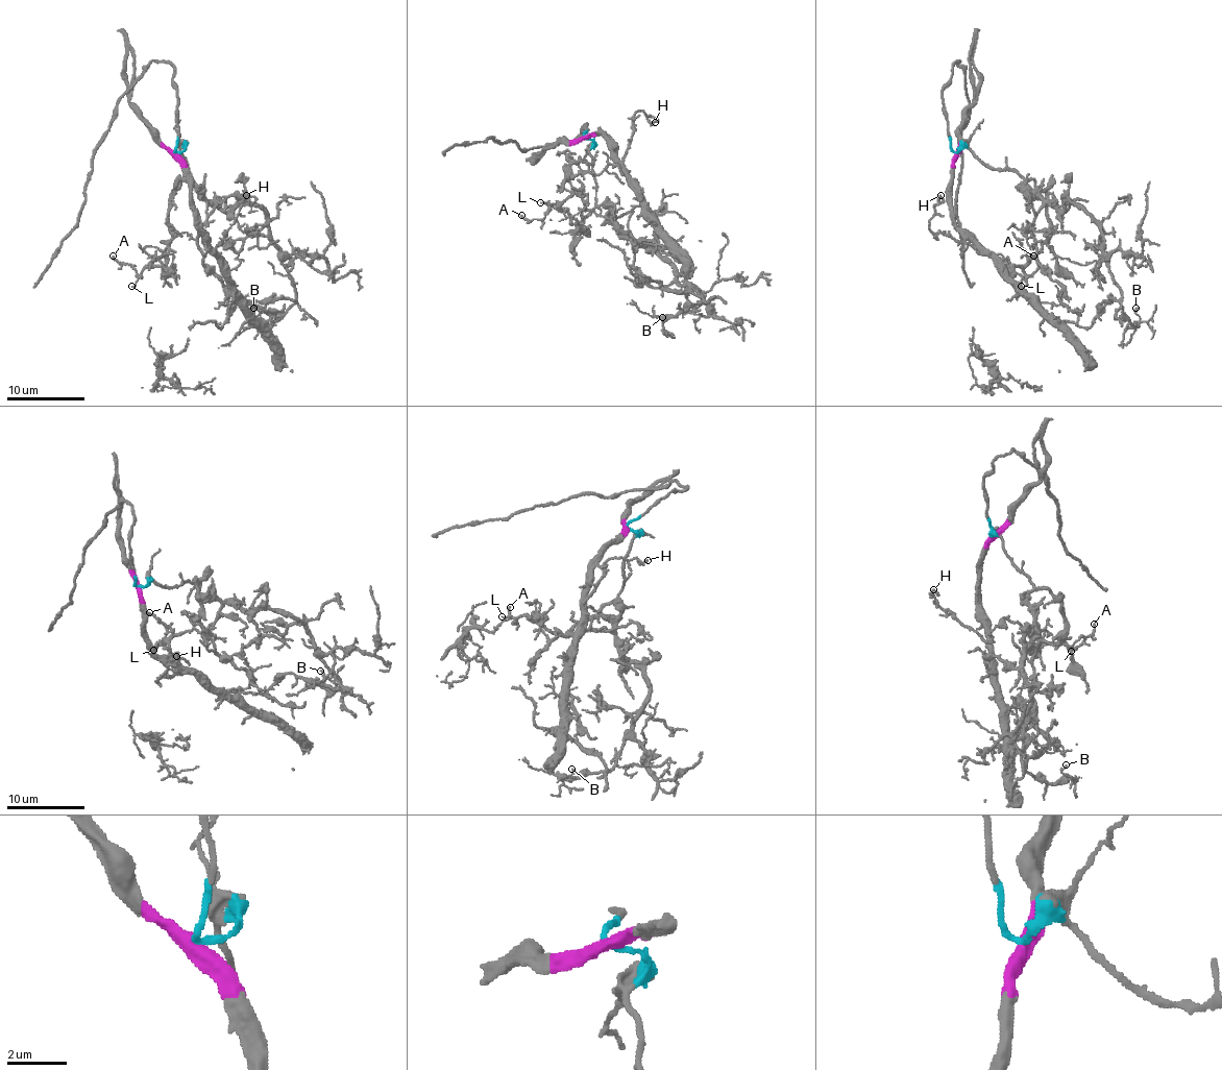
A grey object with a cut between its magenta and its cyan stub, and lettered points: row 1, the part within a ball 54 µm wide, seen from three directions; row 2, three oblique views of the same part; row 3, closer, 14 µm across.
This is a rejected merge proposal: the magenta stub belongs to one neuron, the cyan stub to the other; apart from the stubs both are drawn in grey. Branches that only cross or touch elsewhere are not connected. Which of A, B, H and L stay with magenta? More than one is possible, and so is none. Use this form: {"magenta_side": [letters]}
{"magenta_side": ["H"]}

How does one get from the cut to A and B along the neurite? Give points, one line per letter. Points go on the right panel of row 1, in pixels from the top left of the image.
A: (955, 152), (967, 147), (1045, 193), (1047, 240), (1027, 275), (1036, 269), (1033, 256)
B: (955, 152), (967, 147), (994, 168), (1016, 170), (1056, 209), (1078, 203), (1101, 233), (1132, 323), (1135, 308)

